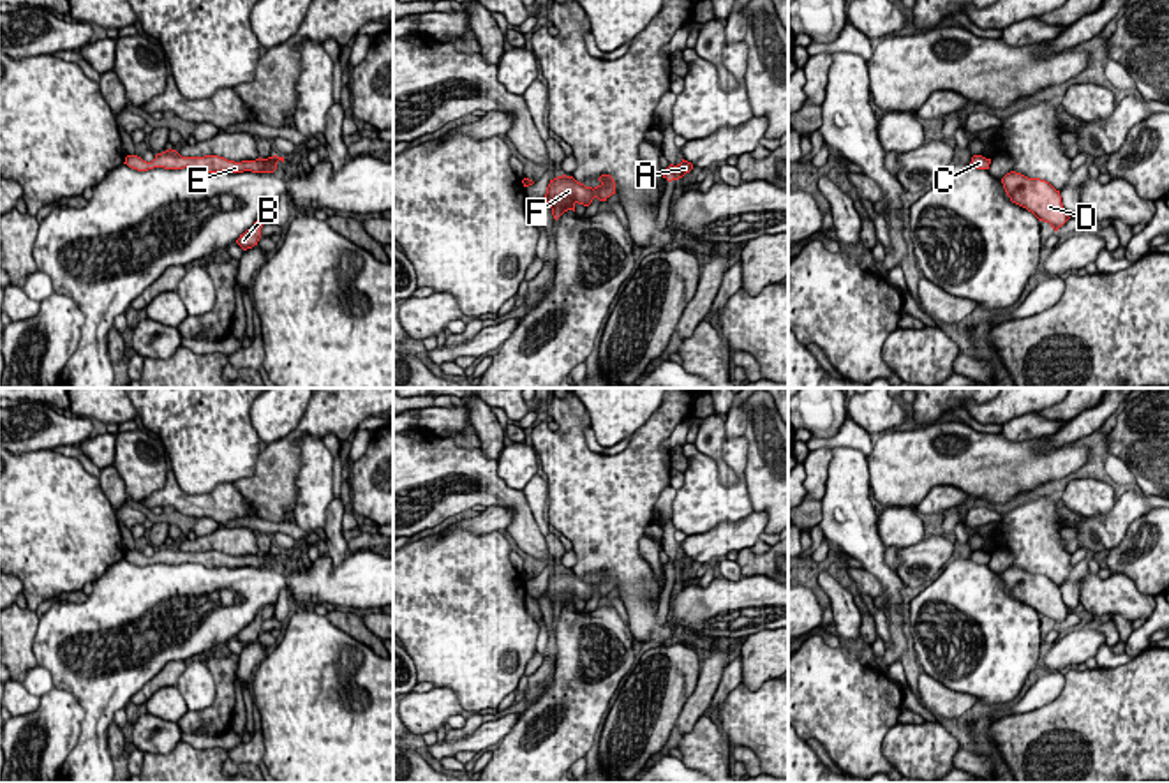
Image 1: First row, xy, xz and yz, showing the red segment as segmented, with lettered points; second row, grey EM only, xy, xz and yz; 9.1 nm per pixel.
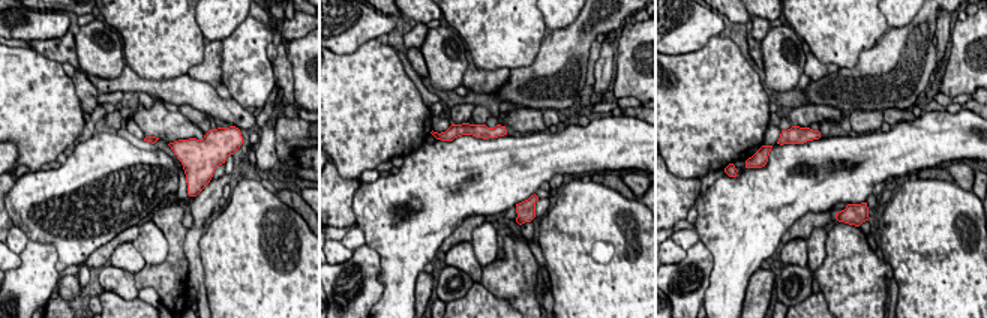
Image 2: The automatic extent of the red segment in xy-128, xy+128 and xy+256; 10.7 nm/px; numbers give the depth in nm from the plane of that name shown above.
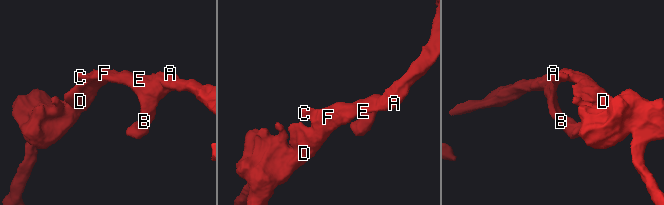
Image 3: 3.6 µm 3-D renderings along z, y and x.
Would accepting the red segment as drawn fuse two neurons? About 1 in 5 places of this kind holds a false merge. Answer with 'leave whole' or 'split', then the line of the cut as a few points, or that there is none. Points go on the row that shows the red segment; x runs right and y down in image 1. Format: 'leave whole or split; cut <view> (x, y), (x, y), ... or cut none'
leave whole; cut none

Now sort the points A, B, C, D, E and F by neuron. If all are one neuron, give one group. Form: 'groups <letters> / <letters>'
groups A B C D E F

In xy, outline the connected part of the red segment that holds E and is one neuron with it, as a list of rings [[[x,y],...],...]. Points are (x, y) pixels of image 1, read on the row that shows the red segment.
[[[166,150],[162,153],[157,153],[152,162],[143,160],[138,155],[127,155],[125,162],[129,168],[138,169],[138,171],[148,171],[153,168],[164,168],[164,169],[183,169],[183,168],[194,168],[194,169],[203,169],[206,173],[243,173],[243,171],[252,171],[252,173],[273,173],[277,169],[277,162],[282,160],[284,157],[268,157],[268,159],[256,159],[256,160],[227,160],[219,155],[205,155],[205,157],[182,157],[176,150]]]

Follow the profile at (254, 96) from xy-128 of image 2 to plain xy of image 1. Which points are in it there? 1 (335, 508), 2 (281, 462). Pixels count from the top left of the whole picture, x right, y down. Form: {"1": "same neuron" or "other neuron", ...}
{"1": "other neuron", "2": "other neuron"}

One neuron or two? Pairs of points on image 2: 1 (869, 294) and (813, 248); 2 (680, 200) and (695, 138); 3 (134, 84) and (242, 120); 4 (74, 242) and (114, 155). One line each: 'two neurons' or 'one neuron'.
1: two neurons
2: two neurons
3: one neuron
4: one neuron

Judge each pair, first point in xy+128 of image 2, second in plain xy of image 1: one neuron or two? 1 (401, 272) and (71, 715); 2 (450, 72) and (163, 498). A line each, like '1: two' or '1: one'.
1: two
2: two

